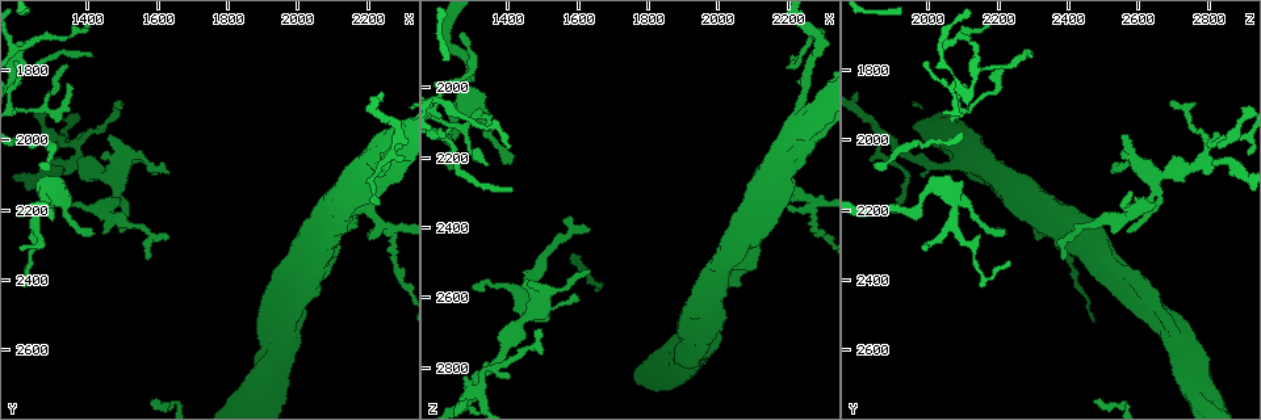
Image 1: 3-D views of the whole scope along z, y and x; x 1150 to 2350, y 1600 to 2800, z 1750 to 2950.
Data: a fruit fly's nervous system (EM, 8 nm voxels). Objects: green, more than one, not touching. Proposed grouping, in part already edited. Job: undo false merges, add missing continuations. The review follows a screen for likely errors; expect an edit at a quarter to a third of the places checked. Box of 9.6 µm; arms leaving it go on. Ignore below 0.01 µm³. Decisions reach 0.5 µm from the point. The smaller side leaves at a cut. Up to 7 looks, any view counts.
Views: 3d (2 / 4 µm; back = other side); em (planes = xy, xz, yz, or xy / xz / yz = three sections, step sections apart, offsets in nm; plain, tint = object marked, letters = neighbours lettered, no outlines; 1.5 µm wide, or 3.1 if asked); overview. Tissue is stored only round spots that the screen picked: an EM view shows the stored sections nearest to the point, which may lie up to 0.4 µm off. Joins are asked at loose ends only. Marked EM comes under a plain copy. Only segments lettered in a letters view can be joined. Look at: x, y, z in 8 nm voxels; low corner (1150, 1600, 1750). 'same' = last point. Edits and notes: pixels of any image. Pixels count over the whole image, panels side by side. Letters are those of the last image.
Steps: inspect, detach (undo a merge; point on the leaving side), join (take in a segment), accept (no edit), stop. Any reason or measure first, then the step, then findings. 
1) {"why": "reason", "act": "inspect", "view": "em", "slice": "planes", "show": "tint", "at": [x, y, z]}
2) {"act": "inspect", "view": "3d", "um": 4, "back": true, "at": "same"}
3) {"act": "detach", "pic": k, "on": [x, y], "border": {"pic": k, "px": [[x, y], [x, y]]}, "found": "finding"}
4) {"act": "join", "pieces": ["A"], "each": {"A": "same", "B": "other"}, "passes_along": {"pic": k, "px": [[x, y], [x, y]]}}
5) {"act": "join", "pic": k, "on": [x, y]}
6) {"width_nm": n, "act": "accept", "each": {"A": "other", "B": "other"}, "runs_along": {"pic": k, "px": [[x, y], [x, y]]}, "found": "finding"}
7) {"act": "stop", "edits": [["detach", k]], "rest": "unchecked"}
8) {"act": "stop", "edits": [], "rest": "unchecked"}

{"act": "inspect", "view": "3d", "um": 4, "at": [2270, 2260, 2330]}

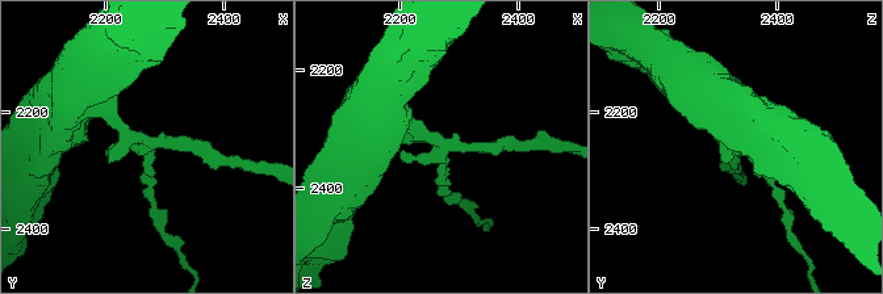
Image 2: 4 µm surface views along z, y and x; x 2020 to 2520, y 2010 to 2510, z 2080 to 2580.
{"act": "inspect", "view": "em", "slice": "xz", "step": 8, "show": "tint", "at": [2275, 2260, 2335]}

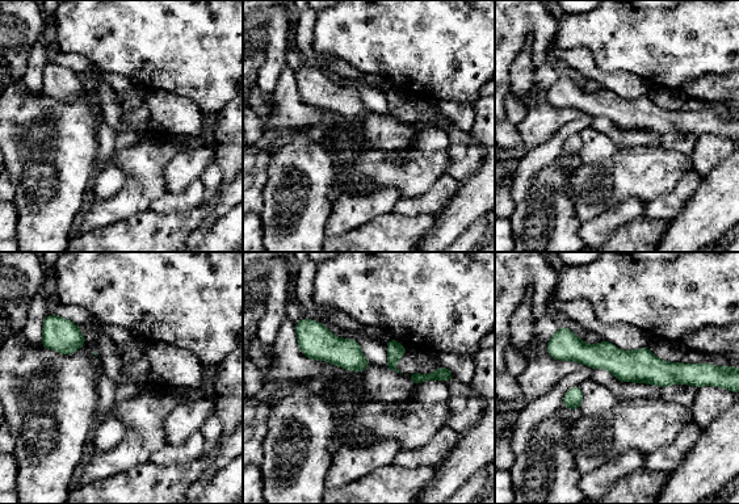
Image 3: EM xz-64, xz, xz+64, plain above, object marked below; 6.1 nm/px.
{"why": "cut it another way", "act": "inspect", "view": "em", "slice": "planes", "show": "letters", "at": "same"}

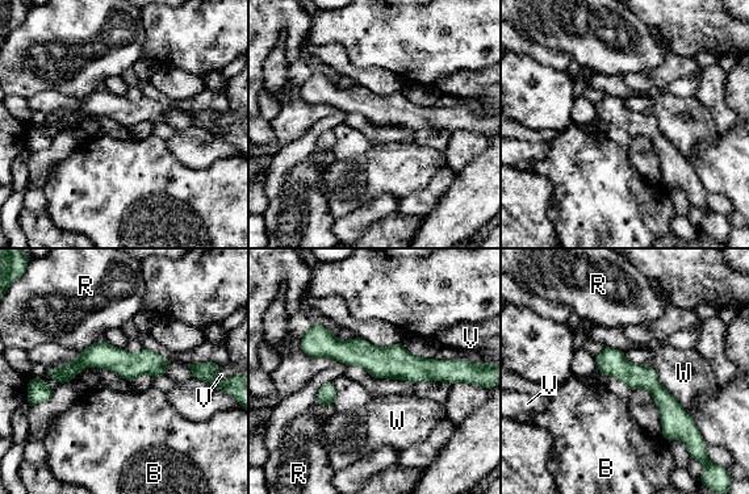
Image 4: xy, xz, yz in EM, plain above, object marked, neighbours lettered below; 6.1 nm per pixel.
{"width_nm": 160, "act": "accept", "each": {"B": "other", "R": "other", "V": "other", "W": "other"}, "runs_along": {"pic": 4, "px": [[304, 344], [409, 368], [452, 367]]}, "found": "continuous, no second cell"}

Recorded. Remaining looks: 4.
{"why": "free end", "act": "inspect", "view": "3d", "um": 2, "at": [1230, 2350, 2220]}

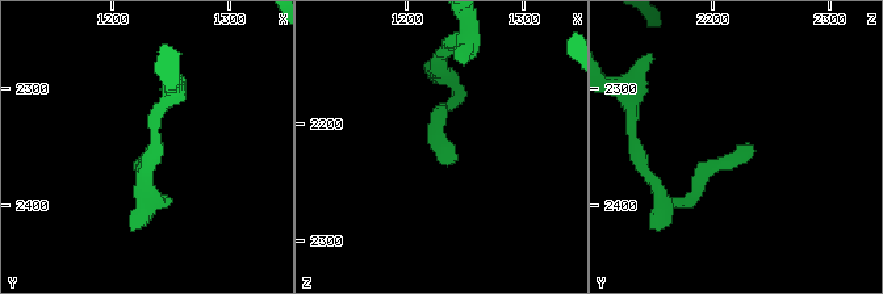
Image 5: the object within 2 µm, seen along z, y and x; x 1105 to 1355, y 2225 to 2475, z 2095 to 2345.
{"why": "need the tissue", "act": "inspect", "view": "em", "slice": "planes", "show": "tint", "at": [1228, 2346, 2224]}

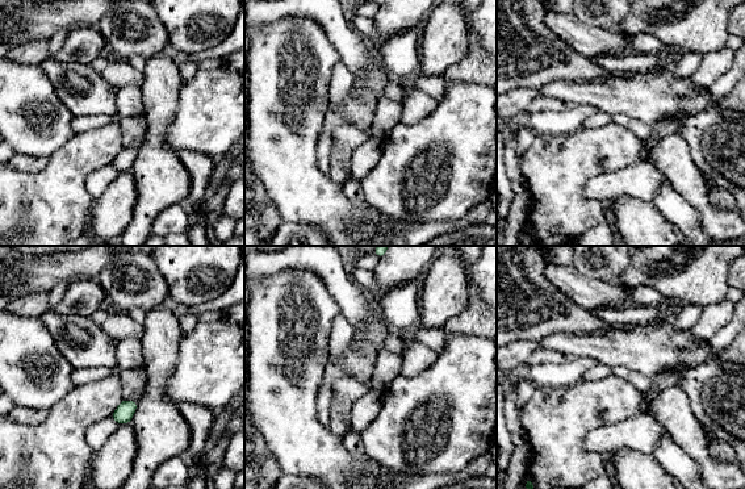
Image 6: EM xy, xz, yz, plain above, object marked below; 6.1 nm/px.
{"why": "what lies round it", "act": "inspect", "view": "em", "slice": "planes", "show": "letters", "at": "same"}

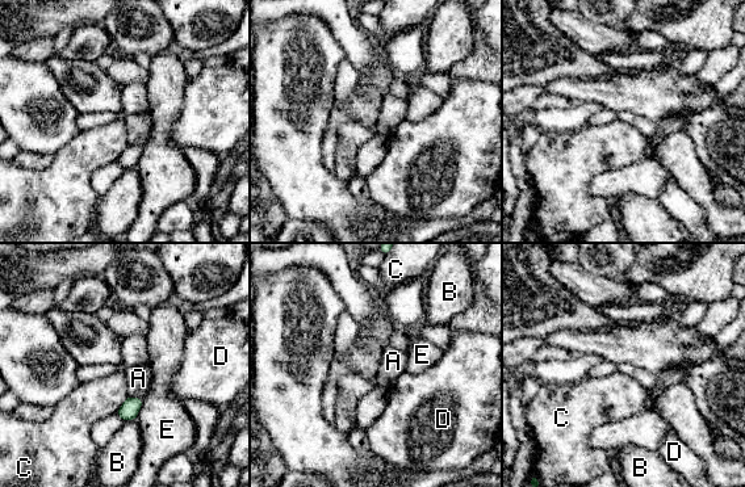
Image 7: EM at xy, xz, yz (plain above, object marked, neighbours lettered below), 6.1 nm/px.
{"width_nm": 110, "act": "accept", "each": {"A": "other", "B": "other", "C": "other", "D": "other", "E": "other"}, "border": {"pic": 7, "px": [[129, 397], [116, 412]]}, "found": "none of them fits"}

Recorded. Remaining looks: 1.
{"act": "stop", "edits": [], "rest": "unchecked"}

